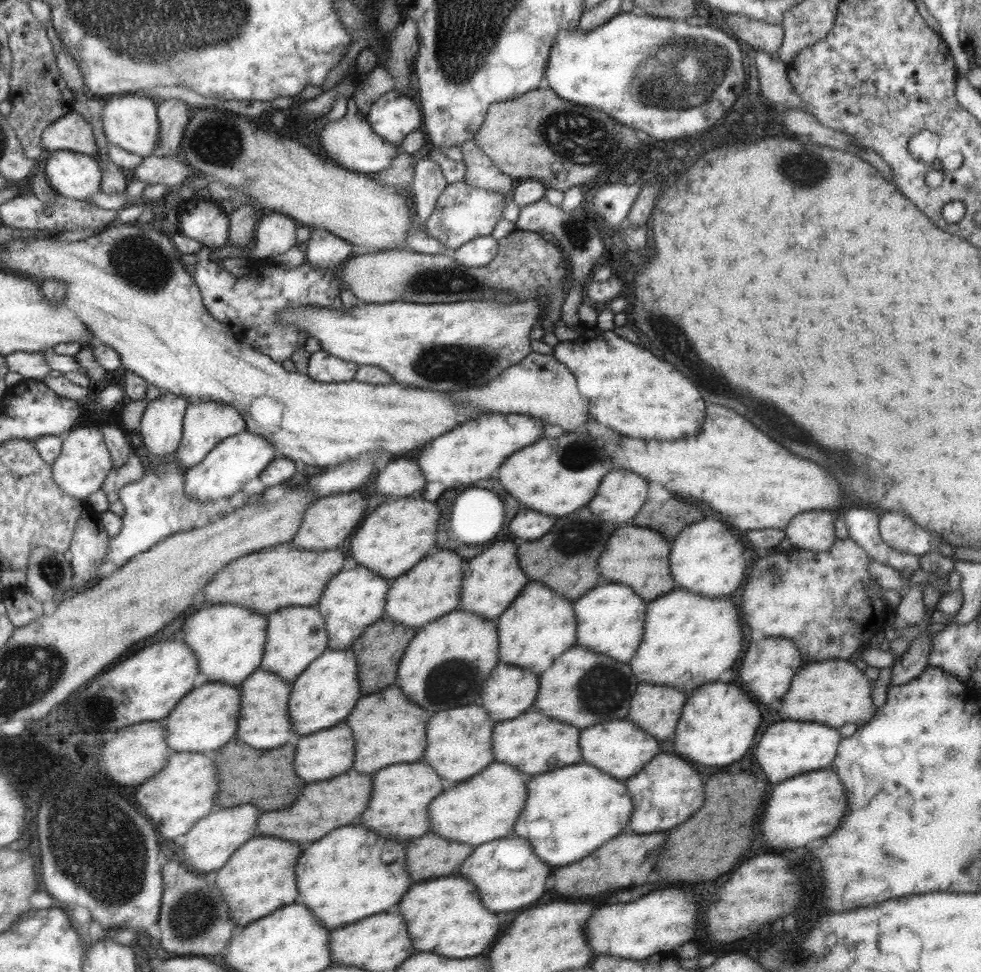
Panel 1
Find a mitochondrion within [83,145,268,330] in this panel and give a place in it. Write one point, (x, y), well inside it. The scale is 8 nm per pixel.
(138, 261)

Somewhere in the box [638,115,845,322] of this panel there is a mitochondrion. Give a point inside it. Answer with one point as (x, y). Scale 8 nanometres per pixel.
(805, 170)

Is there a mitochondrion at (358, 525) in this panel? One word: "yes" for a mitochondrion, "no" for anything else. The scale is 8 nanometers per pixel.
no

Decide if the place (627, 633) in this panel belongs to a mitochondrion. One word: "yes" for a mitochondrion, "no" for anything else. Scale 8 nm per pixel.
no

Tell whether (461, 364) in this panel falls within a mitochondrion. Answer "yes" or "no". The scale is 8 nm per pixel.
yes

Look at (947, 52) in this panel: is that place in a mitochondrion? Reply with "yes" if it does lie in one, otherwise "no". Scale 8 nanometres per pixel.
no

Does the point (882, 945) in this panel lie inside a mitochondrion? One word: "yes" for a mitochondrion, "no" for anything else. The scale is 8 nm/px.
no

